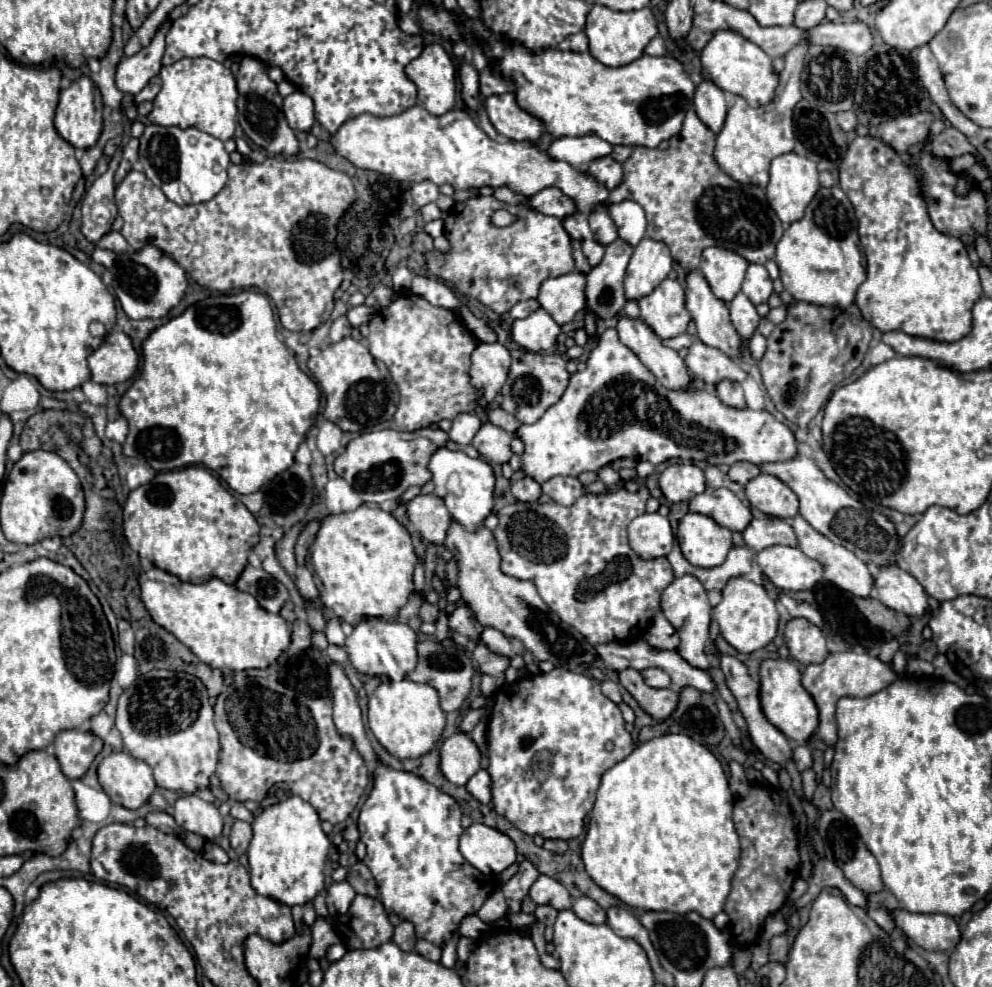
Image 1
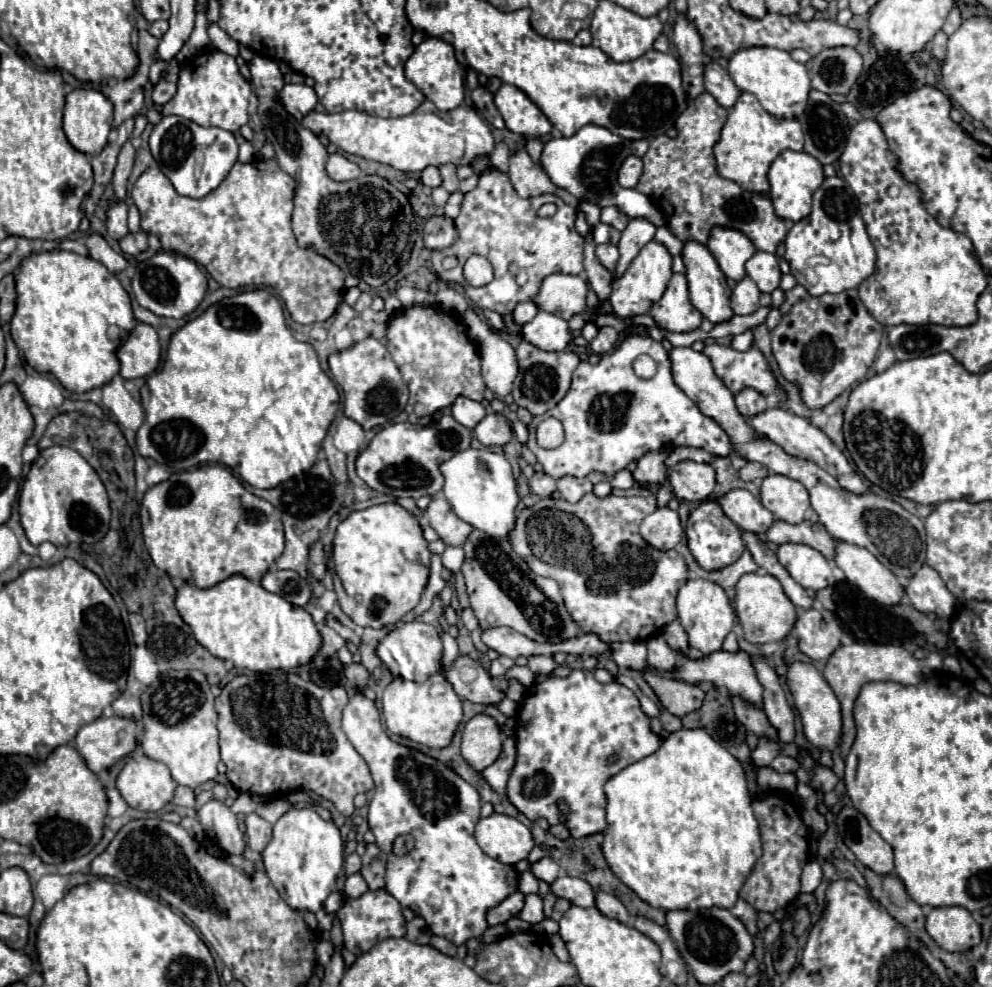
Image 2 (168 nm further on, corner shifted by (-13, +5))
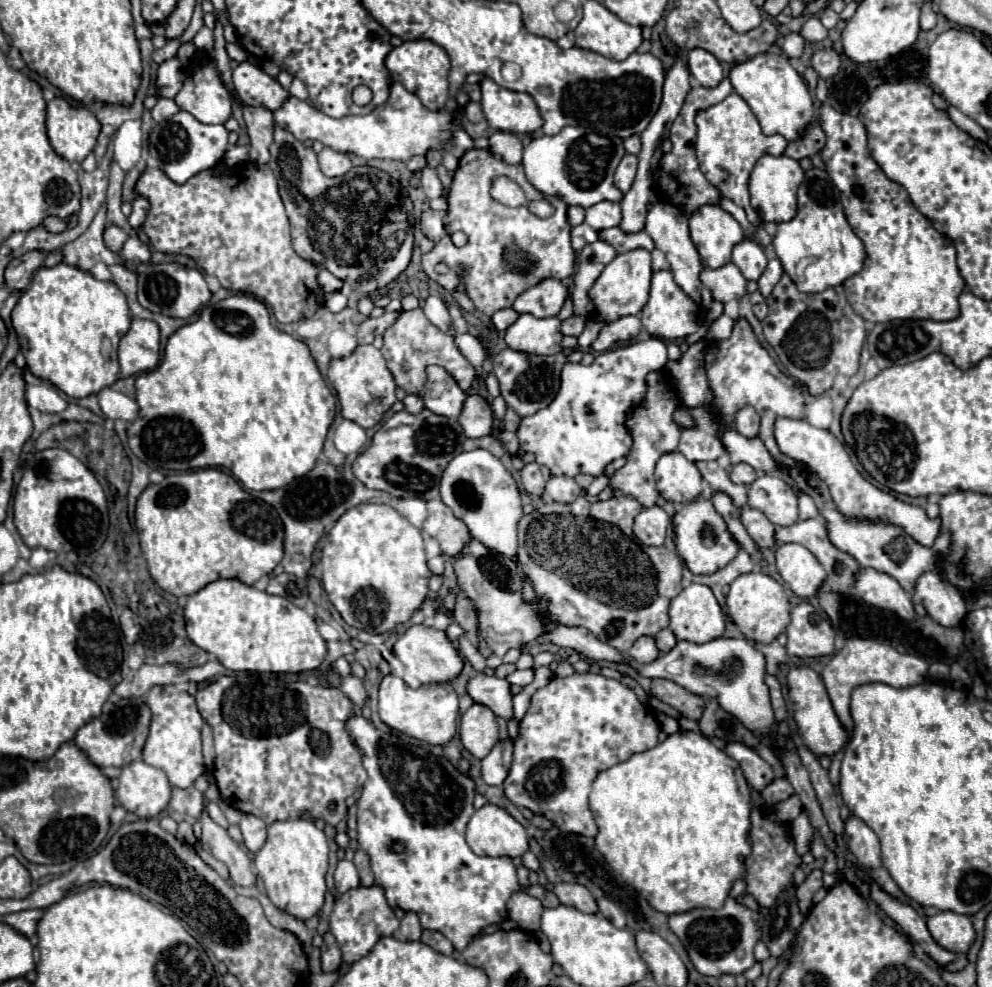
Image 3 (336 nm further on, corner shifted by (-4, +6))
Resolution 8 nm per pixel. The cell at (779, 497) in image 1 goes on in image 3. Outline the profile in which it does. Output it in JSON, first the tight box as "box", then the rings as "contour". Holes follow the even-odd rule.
{"box":[748,474,798,526],"contour":[[[764,474],[750,484],[748,506],[762,510],[776,526],[798,522],[798,492],[776,474]]]}

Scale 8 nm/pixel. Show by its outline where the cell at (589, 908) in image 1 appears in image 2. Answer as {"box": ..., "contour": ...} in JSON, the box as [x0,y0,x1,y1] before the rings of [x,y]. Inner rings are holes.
{"box":[597,893,629,923],"contour":[[[597,893],[597,909],[609,919],[617,919],[621,923],[629,923],[629,913],[625,905],[611,893]]]}

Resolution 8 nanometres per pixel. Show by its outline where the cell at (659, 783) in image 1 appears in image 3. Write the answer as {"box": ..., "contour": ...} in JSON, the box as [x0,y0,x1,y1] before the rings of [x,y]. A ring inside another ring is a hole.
{"box":[590,732,752,914],"contour":[[[676,732],[676,734],[670,734],[656,748],[640,752],[640,754],[634,754],[630,760],[600,772],[598,778],[594,780],[592,792],[590,792],[590,808],[592,808],[594,820],[598,824],[598,834],[596,834],[598,852],[606,858],[606,862],[614,868],[614,872],[618,872],[622,876],[622,880],[626,880],[626,884],[630,884],[642,898],[646,898],[652,908],[656,908],[658,912],[664,912],[664,914],[688,912],[690,908],[720,908],[724,904],[732,884],[736,880],[744,878],[744,874],[746,874],[744,860],[752,852],[752,846],[748,844],[750,806],[752,806],[750,804],[750,788],[748,788],[748,784],[746,784],[746,780],[742,776],[742,770],[738,768],[738,762],[732,760],[726,752],[718,750],[700,732],[688,732],[688,734]]]}

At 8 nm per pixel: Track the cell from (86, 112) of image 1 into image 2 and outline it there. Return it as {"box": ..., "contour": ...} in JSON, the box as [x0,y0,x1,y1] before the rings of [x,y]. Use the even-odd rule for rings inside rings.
{"box":[63,89,113,155],"contour":[[[75,89],[65,97],[63,109],[63,131],[67,141],[85,155],[95,155],[107,145],[107,137],[113,125],[113,105],[97,89]]]}

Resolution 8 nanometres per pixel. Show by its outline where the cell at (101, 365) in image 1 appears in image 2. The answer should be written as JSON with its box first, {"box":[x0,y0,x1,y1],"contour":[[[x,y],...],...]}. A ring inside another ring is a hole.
{"box":[119,323,161,379],"contour":[[[137,323],[129,339],[119,347],[121,361],[119,375],[123,379],[137,379],[151,375],[161,361],[161,345],[157,331],[147,323]]]}

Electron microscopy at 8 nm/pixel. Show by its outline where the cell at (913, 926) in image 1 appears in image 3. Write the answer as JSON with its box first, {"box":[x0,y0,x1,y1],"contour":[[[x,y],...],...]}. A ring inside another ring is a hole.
{"box":[926,910,976,954],"contour":[[[950,910],[928,916],[926,926],[928,926],[932,938],[942,948],[956,952],[956,954],[966,954],[976,938],[970,918],[966,914],[956,914]]]}

